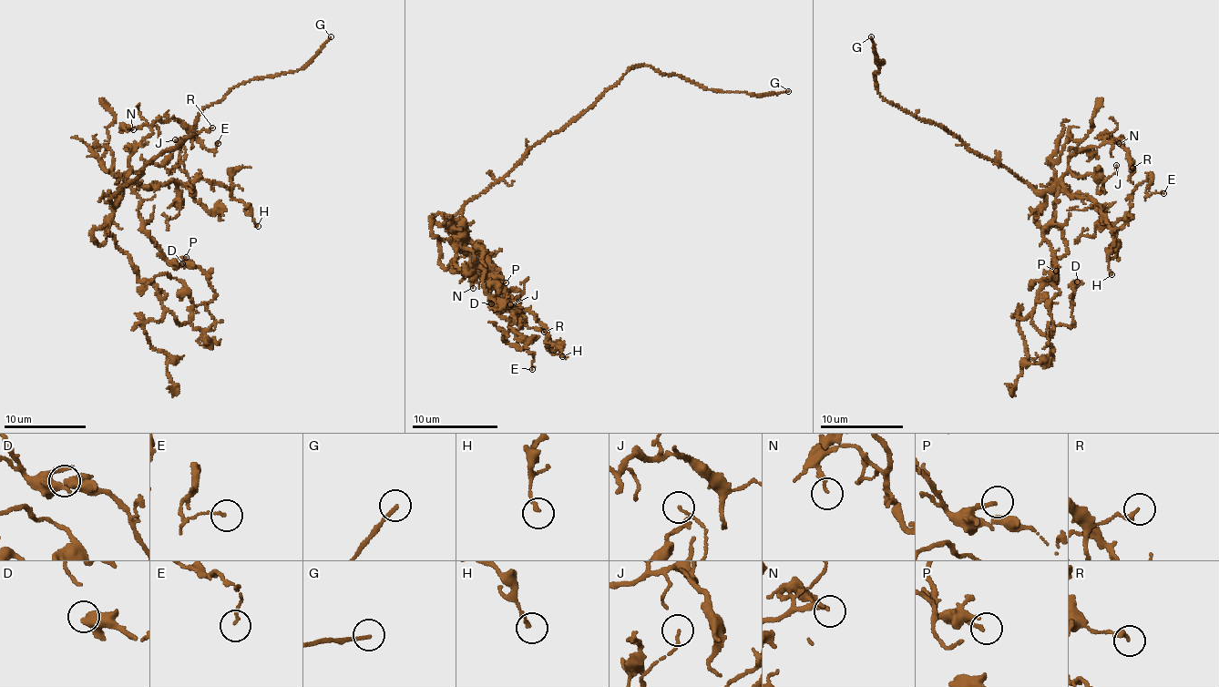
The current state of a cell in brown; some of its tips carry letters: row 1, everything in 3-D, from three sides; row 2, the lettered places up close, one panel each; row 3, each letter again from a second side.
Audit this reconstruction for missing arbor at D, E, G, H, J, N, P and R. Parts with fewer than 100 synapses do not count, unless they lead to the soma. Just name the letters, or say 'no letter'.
G

